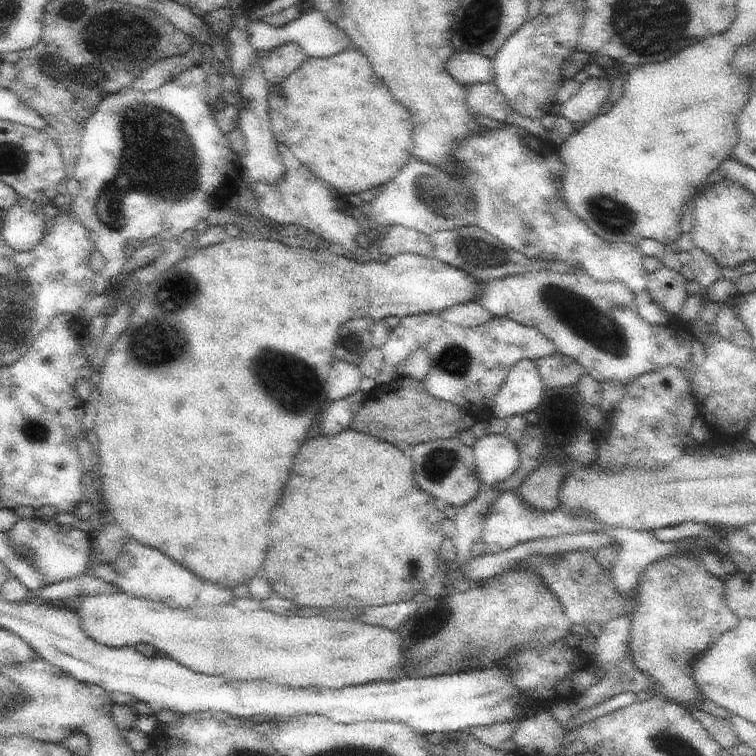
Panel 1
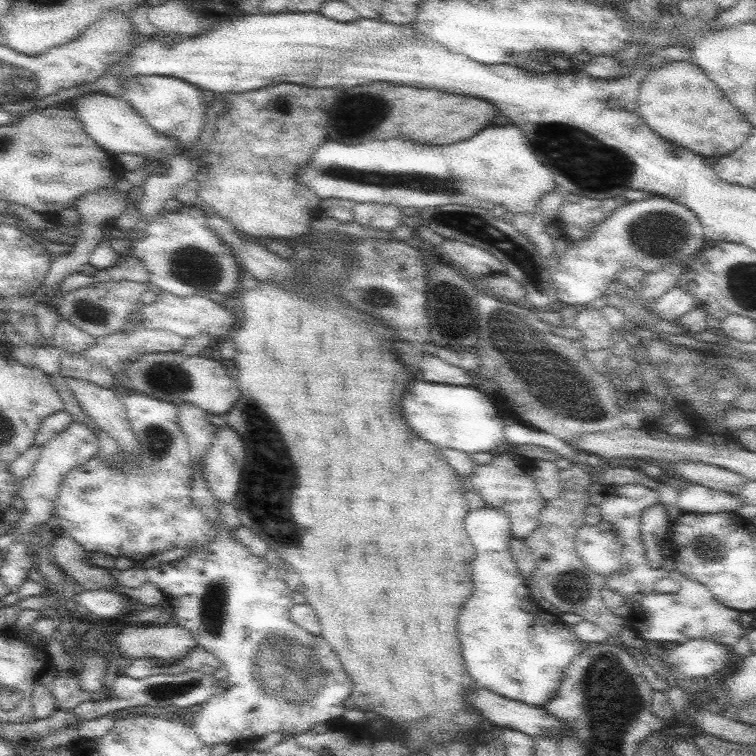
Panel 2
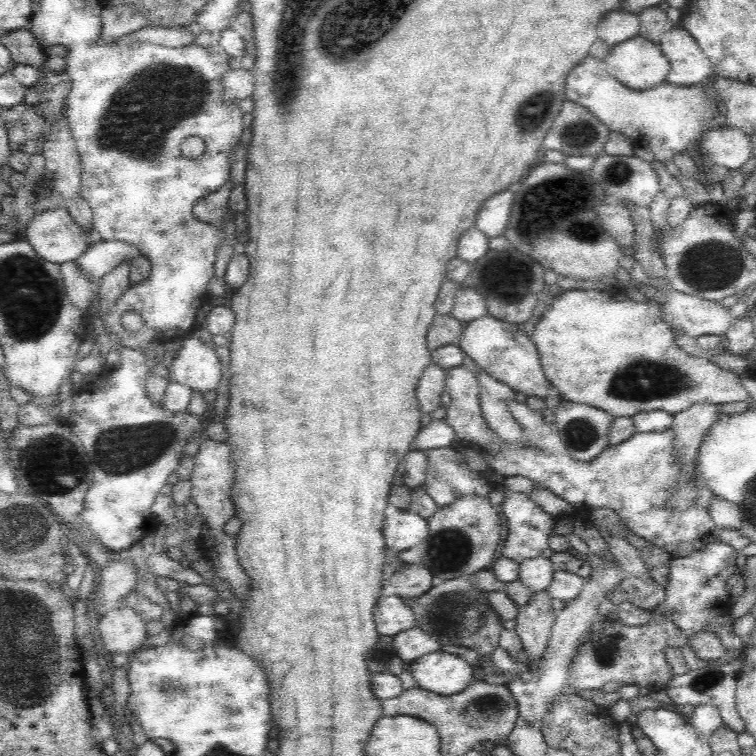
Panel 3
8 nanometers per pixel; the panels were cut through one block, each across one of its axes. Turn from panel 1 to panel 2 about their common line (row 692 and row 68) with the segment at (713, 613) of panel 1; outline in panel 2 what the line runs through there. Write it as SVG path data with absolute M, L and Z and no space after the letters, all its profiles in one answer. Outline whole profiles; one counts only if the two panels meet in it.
M688 60L650 71L641 82L637 101L639 113L654 132L709 160L720 159L744 145L755 127L708 73Z

